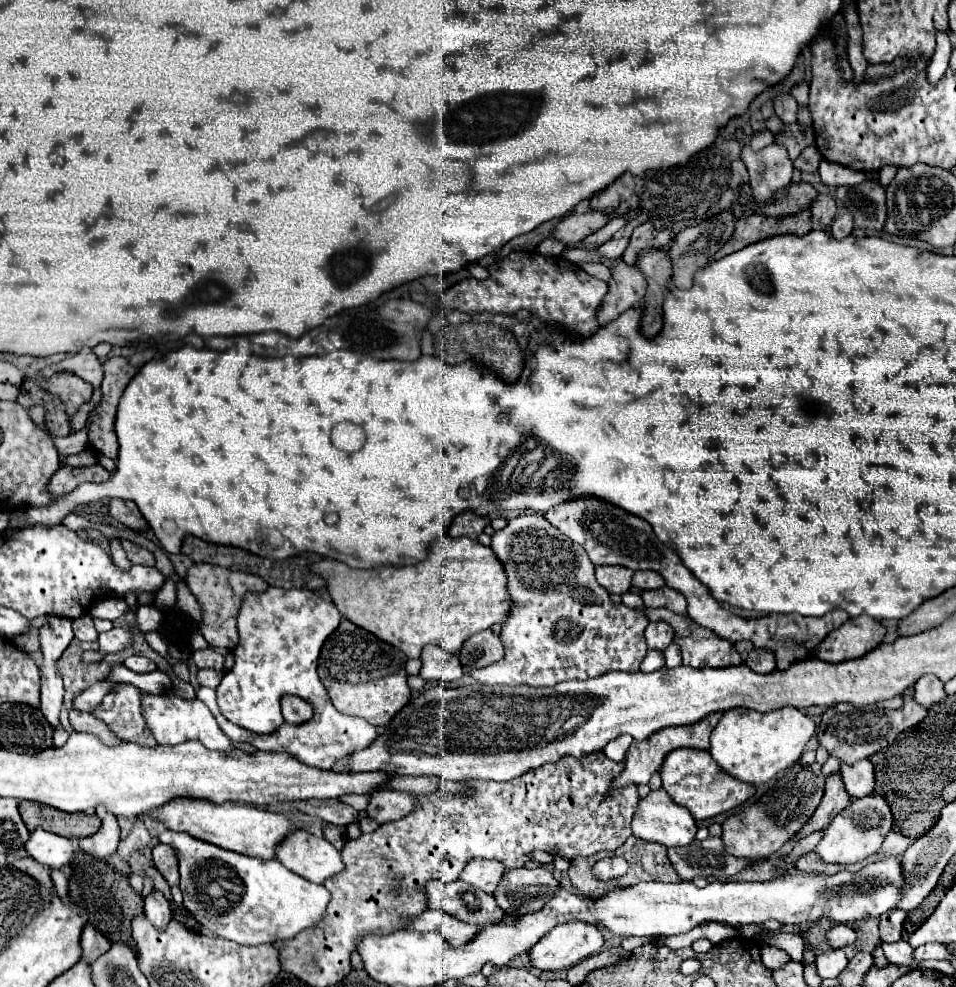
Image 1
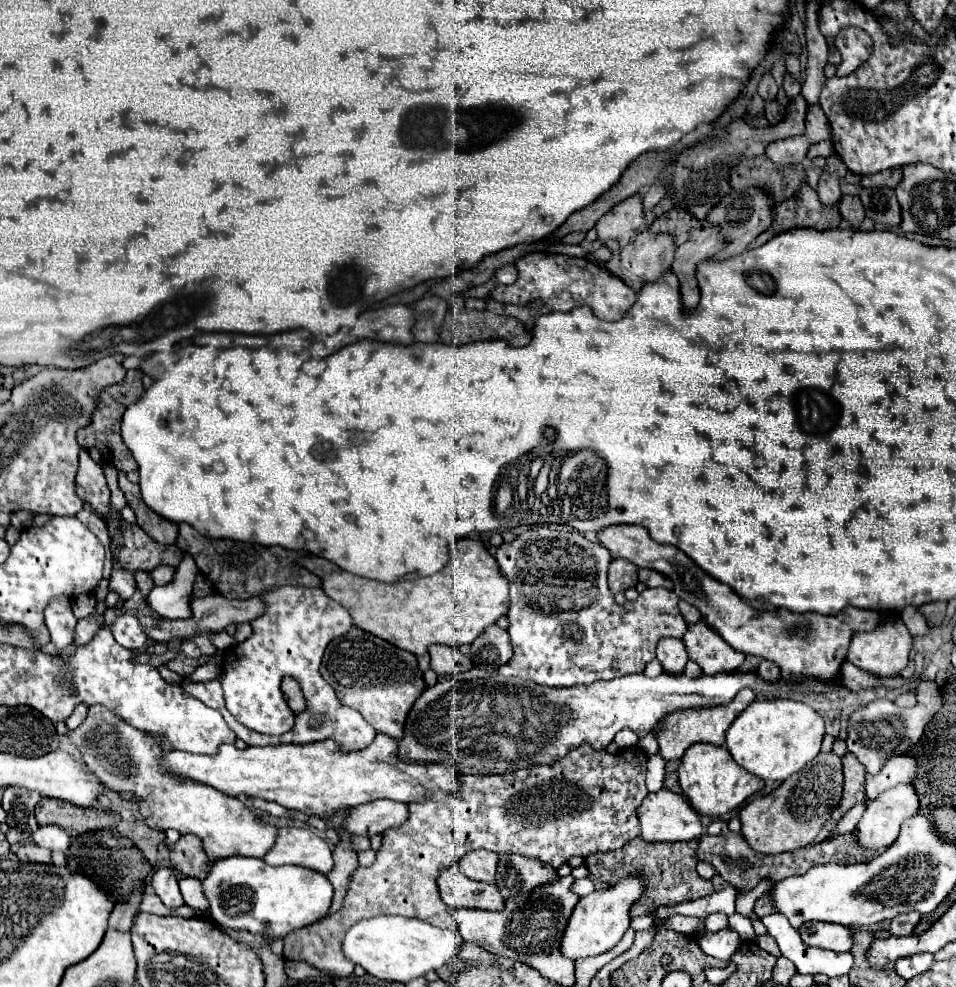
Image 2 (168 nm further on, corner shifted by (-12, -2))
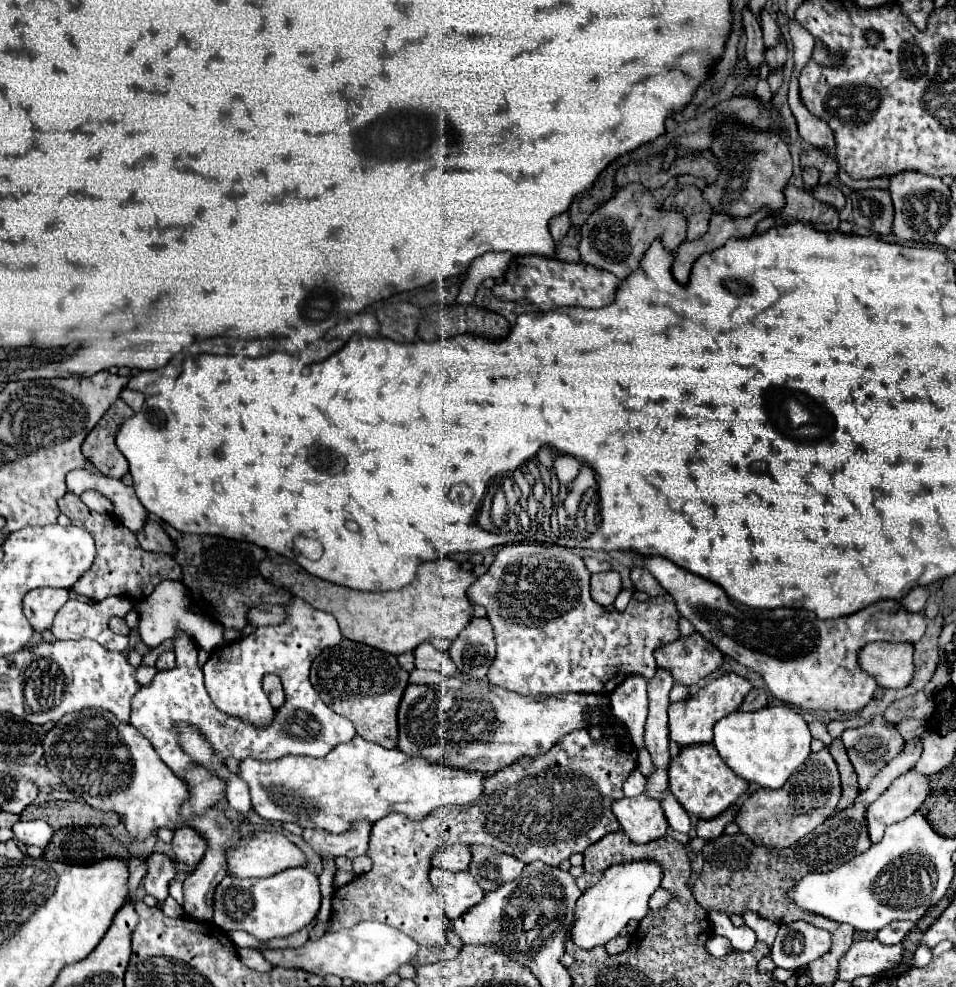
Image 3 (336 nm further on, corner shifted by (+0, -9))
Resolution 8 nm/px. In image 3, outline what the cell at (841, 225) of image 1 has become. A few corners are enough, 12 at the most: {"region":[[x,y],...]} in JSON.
{"region":[[817,185],[813,197],[841,211],[845,195],[833,185]]}

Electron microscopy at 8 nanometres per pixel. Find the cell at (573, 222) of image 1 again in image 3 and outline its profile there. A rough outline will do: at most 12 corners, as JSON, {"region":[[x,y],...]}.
{"region":[[639,183],[581,227],[583,263],[623,281],[659,239],[677,251],[687,223]]}

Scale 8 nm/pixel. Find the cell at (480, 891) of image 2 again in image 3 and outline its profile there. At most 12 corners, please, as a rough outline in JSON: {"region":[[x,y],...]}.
{"region":[[433,867],[429,881],[449,919],[483,901],[469,873]]}

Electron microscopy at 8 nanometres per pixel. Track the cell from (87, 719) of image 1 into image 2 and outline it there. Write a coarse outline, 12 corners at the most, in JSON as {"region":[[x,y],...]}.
{"region":[[91,706],[67,736],[151,830],[199,836],[211,862],[261,858],[275,826],[167,772],[159,742]]}

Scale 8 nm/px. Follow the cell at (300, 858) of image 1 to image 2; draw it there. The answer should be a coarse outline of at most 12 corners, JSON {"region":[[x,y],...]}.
{"region":[[279,828],[269,866],[333,868],[329,844],[305,828]]}

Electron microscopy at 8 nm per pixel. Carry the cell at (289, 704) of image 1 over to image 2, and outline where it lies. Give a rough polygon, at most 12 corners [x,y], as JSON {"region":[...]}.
{"region":[[283,678],[281,690],[295,714],[303,712],[305,698],[297,680]]}

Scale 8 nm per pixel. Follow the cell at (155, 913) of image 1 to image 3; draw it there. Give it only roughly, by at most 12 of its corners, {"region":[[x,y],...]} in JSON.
{"region":[[163,853],[147,859],[143,887],[157,903],[167,899],[175,875],[173,861]]}

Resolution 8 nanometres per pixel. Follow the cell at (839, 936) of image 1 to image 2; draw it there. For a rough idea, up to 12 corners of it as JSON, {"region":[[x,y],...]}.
{"region":[[831,922],[799,928],[805,946],[849,952],[849,928]]}

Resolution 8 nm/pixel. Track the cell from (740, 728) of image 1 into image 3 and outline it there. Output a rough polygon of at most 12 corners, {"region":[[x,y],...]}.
{"region":[[785,705],[731,713],[713,745],[735,775],[783,787],[811,753]]}

